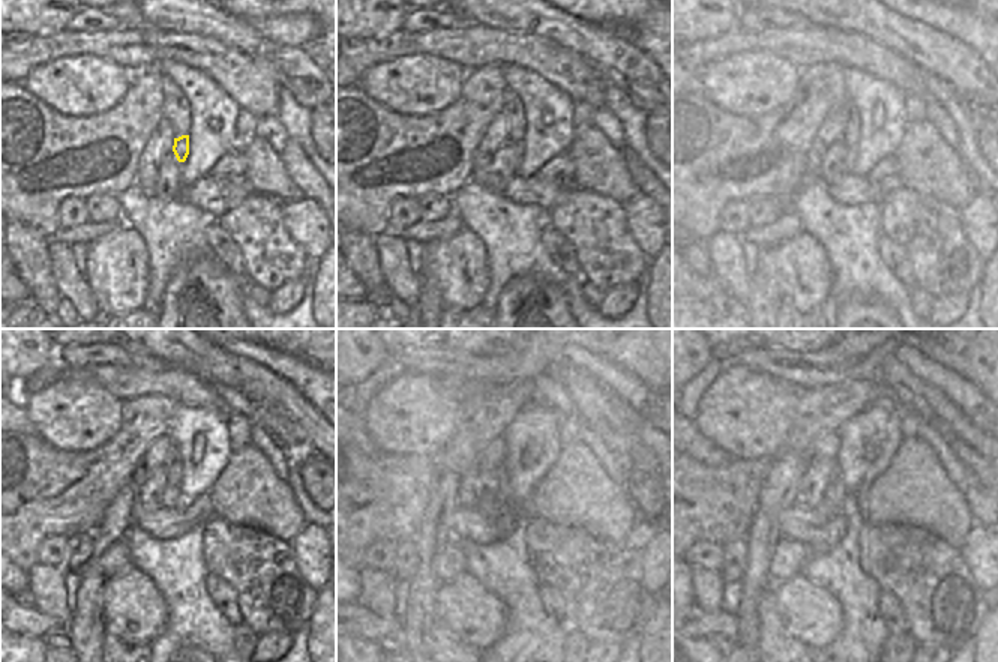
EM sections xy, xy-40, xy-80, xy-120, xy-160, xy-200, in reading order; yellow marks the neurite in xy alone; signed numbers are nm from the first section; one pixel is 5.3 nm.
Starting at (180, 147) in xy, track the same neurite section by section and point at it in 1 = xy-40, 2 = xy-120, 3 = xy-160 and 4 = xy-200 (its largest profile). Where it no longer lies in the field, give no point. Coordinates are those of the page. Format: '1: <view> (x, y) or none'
1: xy-40 (517, 147)
2: xy-120 (170, 494)
3: xy-160 (498, 500)
4: xy-200 (830, 503)

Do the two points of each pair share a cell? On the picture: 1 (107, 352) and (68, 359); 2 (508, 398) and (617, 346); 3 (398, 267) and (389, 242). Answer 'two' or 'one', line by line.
1: one
2: two
3: one

